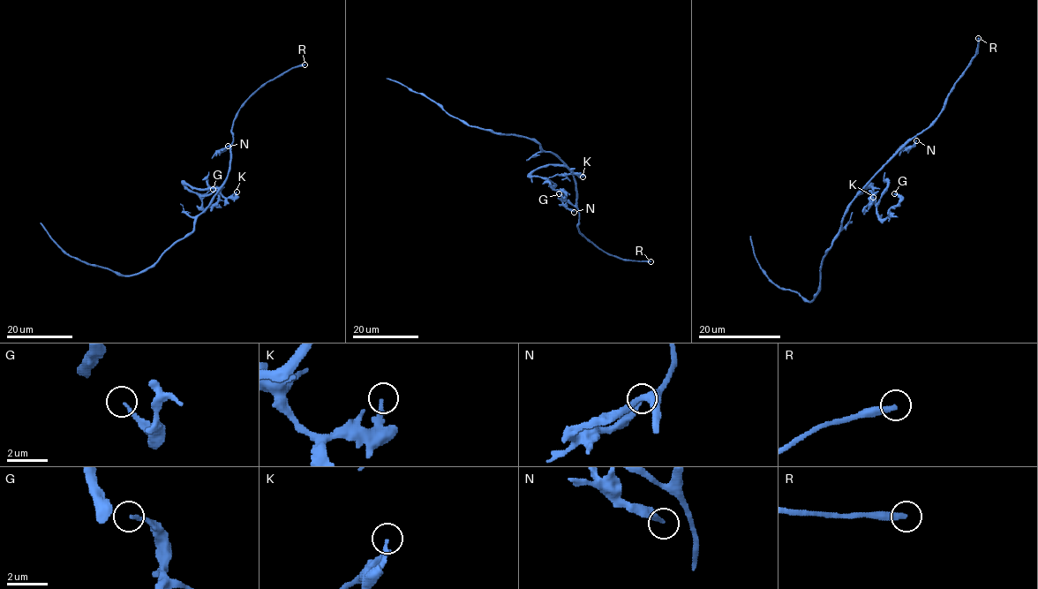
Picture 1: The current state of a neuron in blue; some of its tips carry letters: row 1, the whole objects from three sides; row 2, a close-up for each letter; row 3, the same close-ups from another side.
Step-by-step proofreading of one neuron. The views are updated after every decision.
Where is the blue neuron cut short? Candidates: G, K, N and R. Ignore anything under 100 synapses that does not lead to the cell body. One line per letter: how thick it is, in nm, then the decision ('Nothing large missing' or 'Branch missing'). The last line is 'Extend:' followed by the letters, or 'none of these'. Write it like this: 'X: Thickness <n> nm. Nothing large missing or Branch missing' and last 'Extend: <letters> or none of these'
G: Thickness 160 nm. Nothing large missing
K: Thickness 200 nm. Nothing large missing
N: Thickness 220 nm. Nothing large missing
R: Thickness 320 nm. Branch missing
Extend: R

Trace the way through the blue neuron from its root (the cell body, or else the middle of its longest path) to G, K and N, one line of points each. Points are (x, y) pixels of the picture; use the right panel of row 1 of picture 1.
G: (842, 221), (853, 198), (868, 187), (872, 189), (877, 215), (885, 218), (900, 199), (894, 193)
K: (842, 221), (858, 192), (871, 187), (874, 202), (870, 195), (868, 204), (873, 197)
N: (842, 221), (848, 205), (862, 186), (903, 145), (906, 147), (911, 147), (916, 140)

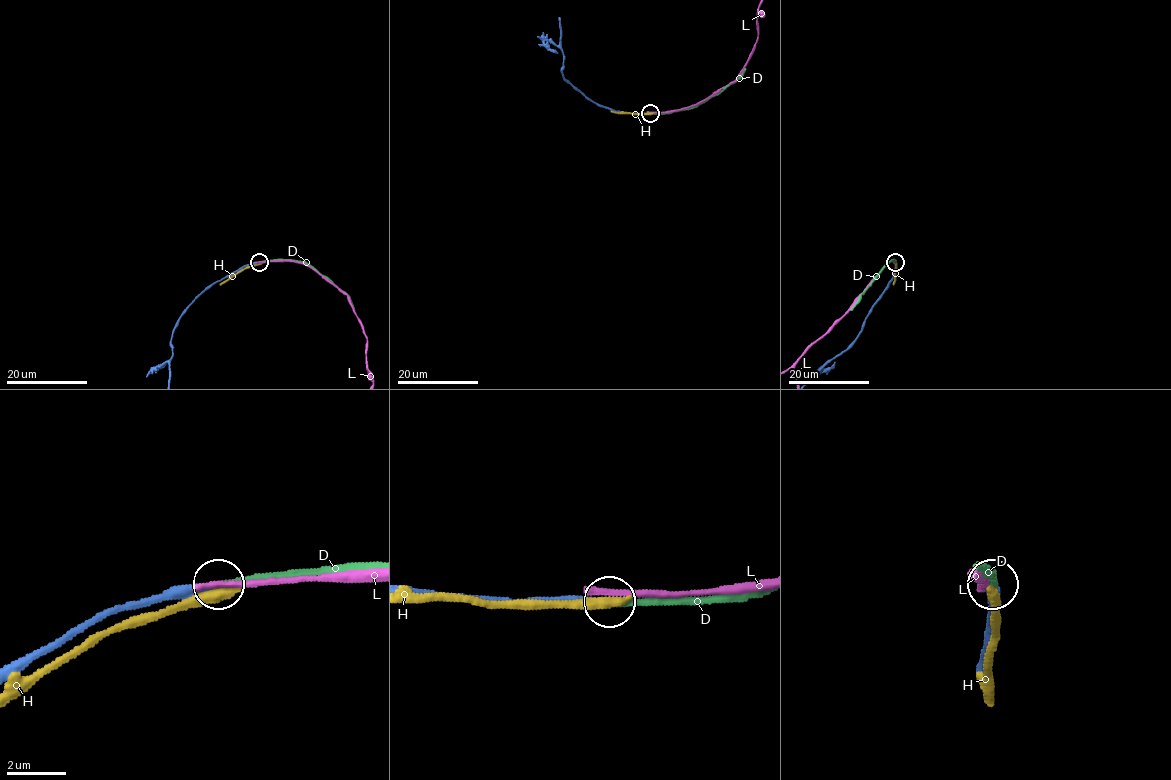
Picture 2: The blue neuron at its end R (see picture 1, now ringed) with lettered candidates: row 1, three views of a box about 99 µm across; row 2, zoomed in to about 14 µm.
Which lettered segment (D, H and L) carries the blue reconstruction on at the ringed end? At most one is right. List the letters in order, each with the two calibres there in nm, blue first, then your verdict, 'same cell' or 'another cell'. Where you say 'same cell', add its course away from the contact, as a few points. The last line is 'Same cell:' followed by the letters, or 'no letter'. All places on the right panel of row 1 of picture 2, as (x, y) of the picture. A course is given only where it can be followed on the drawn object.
D: 320/240 nm | same cell | via (896, 262), (888, 262), (850, 310)
H: 460/340 nm | another cell
L: 460/260 nm | another cell
Same cell: D

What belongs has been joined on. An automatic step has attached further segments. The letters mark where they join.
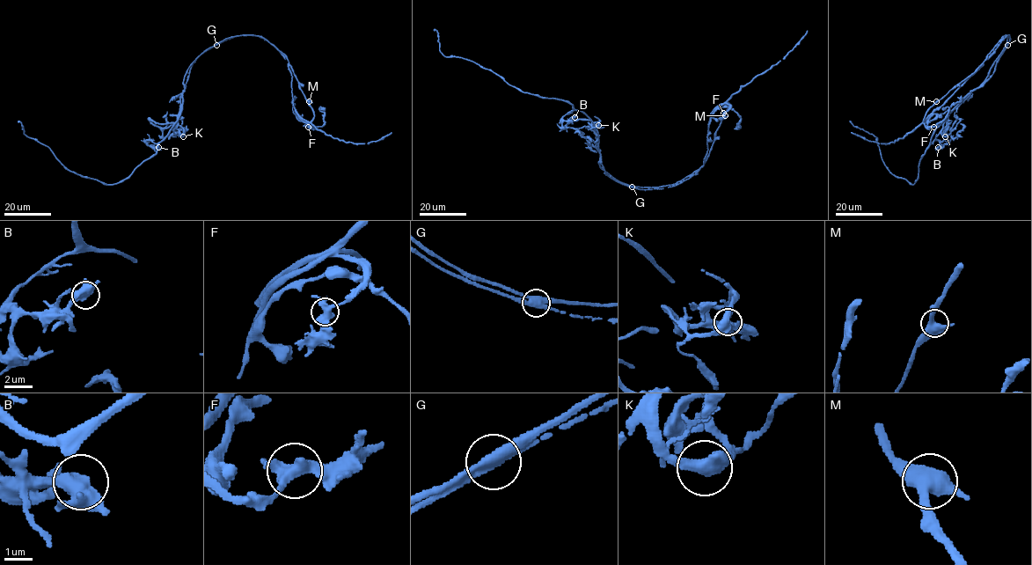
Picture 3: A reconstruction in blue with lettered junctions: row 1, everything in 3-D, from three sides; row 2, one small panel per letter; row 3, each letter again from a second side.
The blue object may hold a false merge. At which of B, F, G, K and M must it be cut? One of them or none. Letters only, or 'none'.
G

